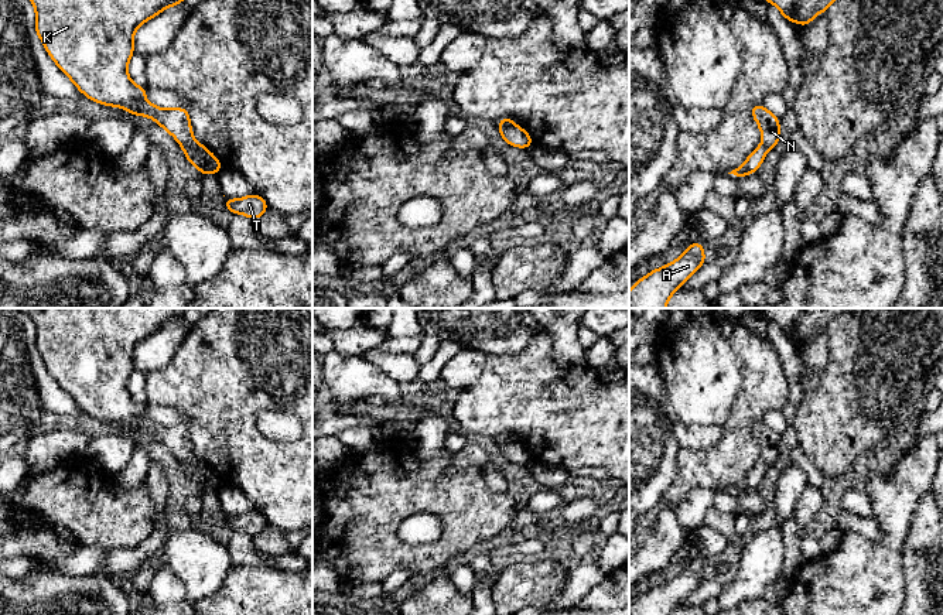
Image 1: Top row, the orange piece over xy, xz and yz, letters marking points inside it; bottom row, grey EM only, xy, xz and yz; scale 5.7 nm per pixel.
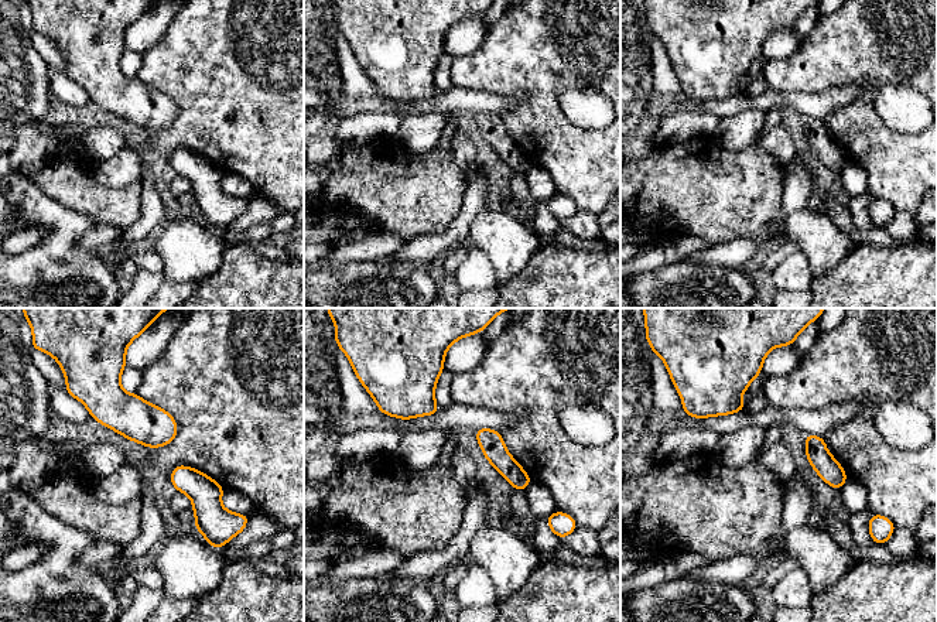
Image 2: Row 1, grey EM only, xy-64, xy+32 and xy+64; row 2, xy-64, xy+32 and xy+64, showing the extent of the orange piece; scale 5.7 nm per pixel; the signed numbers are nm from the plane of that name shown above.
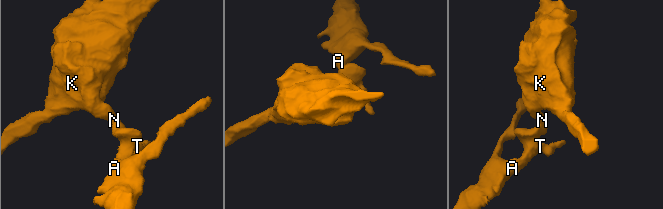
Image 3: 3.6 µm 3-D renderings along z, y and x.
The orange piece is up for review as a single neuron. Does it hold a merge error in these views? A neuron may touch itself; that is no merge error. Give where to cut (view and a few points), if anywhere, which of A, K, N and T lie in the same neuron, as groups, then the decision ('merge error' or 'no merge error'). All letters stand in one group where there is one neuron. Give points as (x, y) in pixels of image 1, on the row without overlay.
xy (183, 464), (195, 467), (218, 488) | A T / K N | merge error

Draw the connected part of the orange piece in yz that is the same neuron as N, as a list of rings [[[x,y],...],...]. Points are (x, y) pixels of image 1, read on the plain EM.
[[[752,421],[751,430],[759,443],[765,465],[775,465],[780,455],[779,434],[772,431],[763,421]]]

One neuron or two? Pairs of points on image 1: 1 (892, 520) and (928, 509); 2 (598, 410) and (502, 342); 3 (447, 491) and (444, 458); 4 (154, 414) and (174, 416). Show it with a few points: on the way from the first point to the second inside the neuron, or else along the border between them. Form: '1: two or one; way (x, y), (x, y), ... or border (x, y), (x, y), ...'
1: two; border (928, 489), (918, 501), (911, 529), (901, 546)
2: two; border (540, 330), (518, 354), (487, 355)
3: one; way (441, 482), (441, 467)
4: one; way (159, 414), (170, 416)

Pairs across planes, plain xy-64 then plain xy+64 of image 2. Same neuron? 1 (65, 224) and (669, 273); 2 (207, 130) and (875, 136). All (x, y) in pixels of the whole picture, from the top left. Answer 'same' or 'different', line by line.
1: same
2: same

